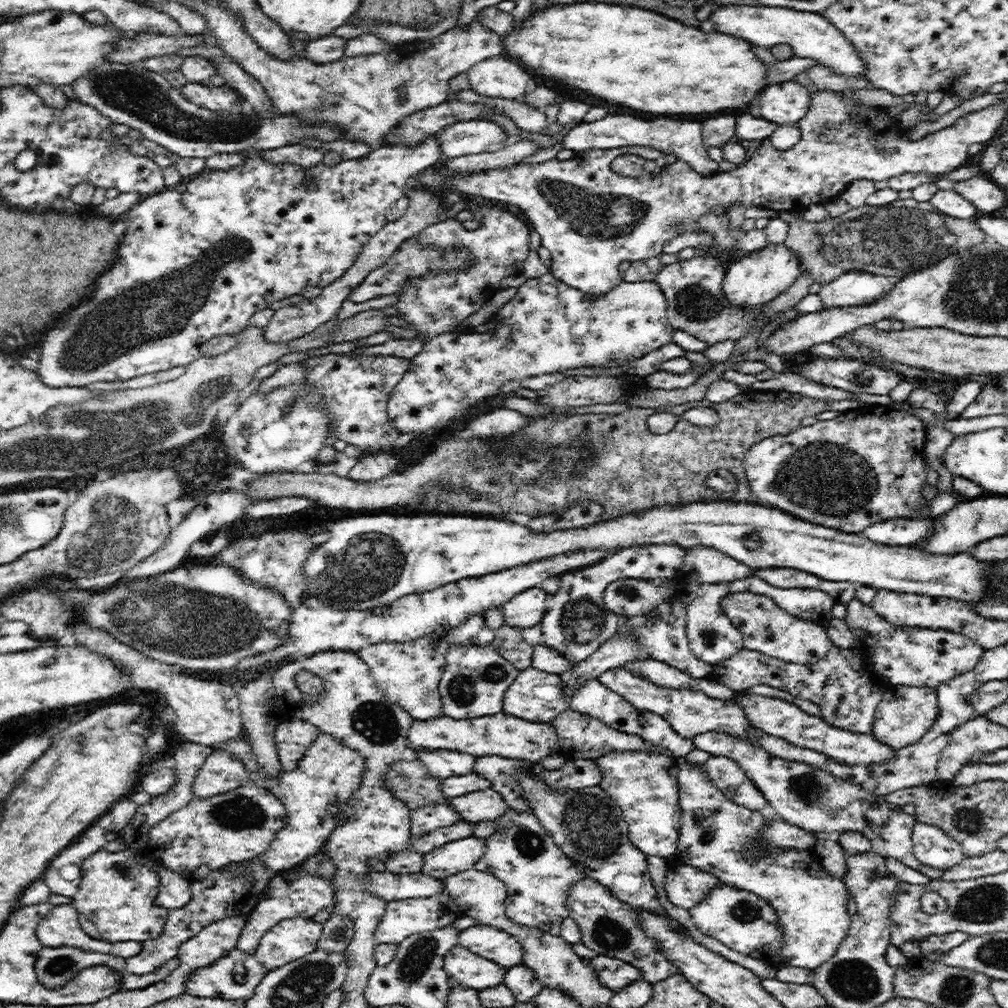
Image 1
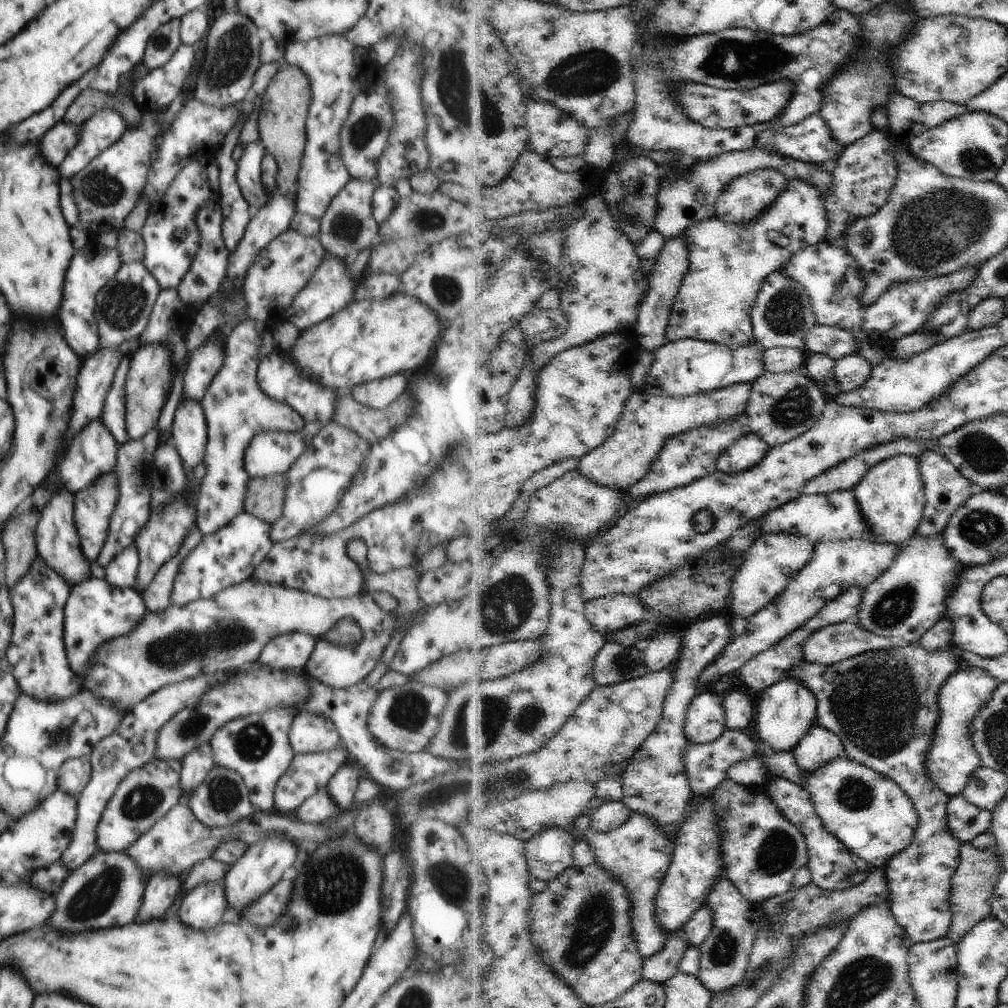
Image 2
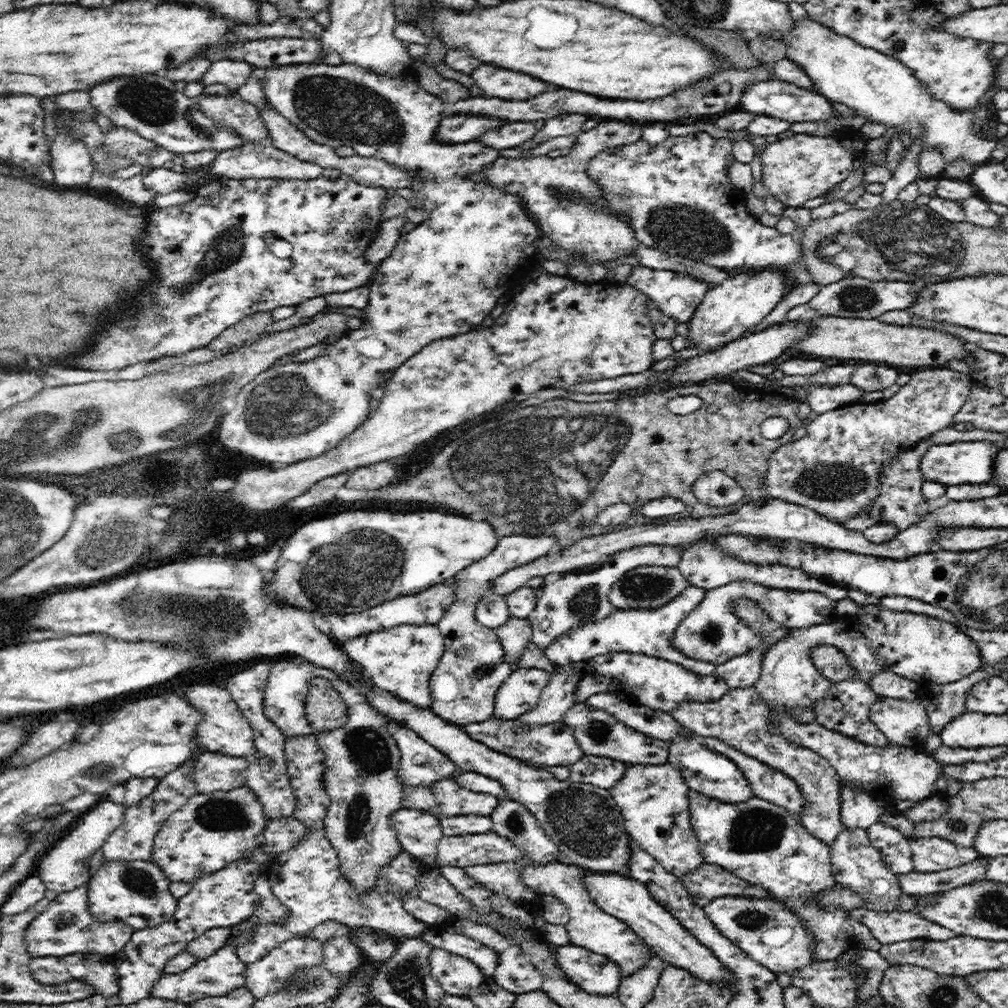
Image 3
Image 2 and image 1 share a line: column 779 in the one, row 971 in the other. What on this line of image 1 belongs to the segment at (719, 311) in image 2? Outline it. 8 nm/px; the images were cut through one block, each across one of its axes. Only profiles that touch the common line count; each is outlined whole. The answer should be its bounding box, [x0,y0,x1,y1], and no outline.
[186,948,271,999]

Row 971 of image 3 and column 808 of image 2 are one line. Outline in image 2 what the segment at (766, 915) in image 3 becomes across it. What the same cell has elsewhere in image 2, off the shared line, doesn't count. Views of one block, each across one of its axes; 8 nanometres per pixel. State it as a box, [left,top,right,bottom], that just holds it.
[802,754,920,868]

